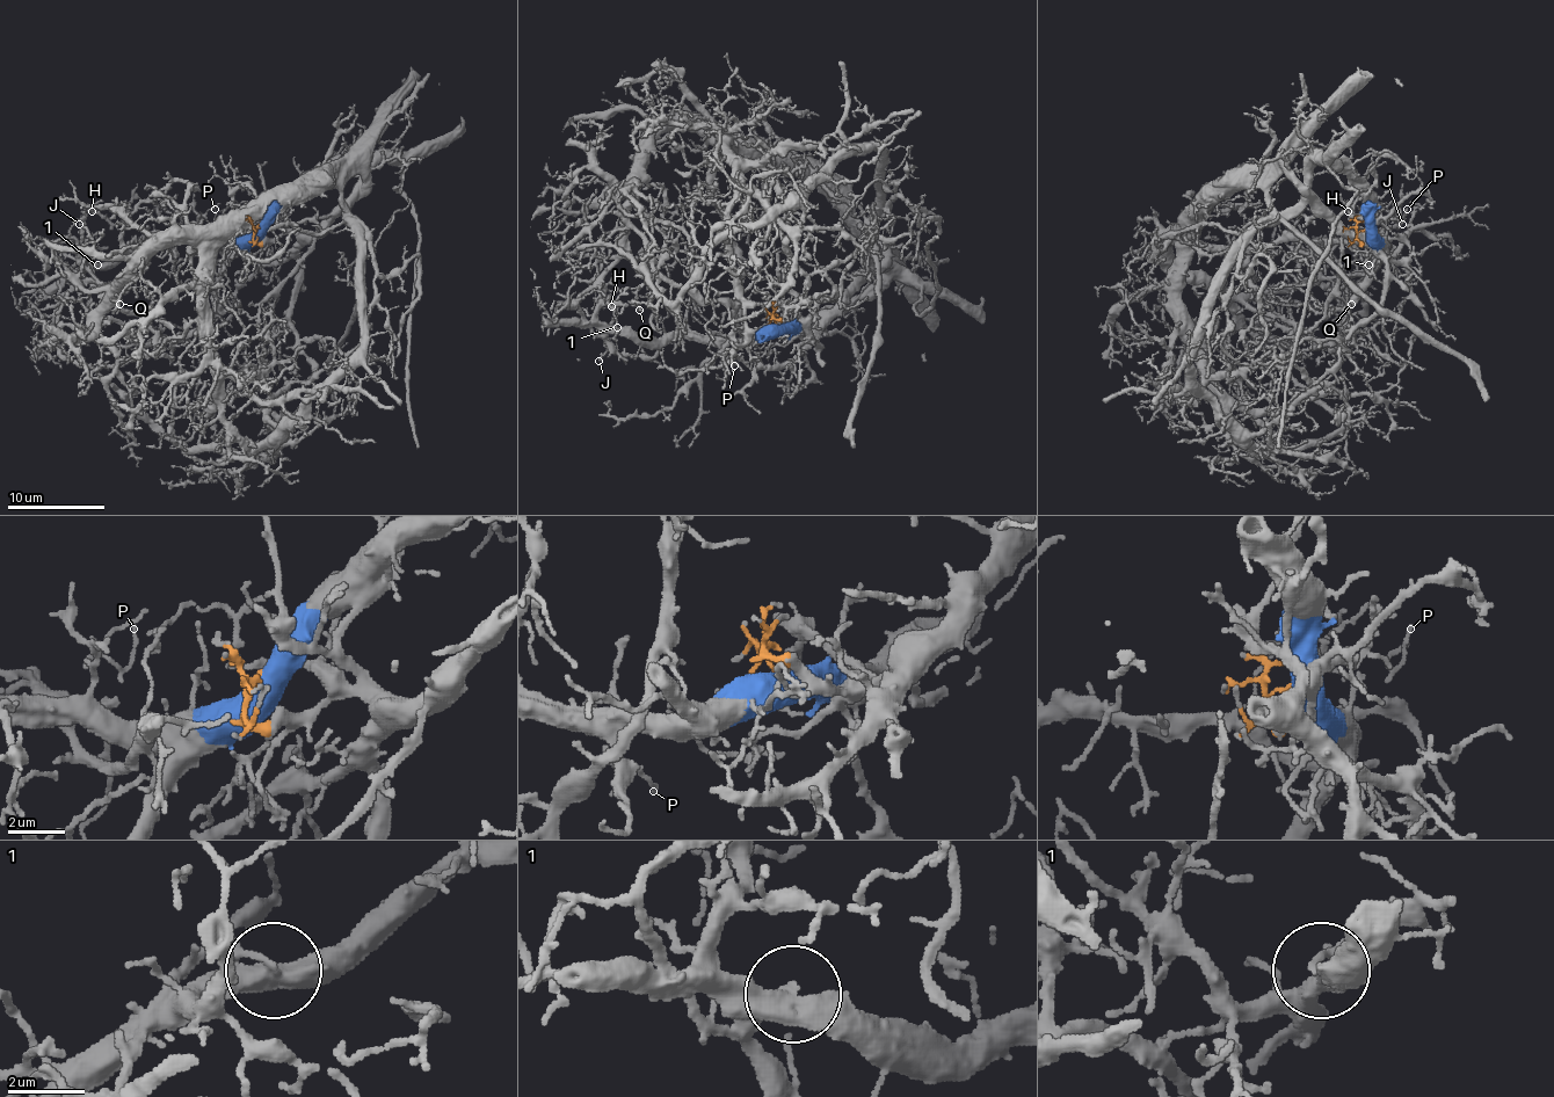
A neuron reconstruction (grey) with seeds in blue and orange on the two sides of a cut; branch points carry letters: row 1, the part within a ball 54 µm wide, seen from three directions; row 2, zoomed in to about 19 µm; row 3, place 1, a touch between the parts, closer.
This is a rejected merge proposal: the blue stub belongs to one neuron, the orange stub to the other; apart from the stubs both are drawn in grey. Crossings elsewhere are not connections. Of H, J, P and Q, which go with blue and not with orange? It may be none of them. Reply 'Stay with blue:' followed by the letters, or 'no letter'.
Stay with blue: H, J, P, Q

